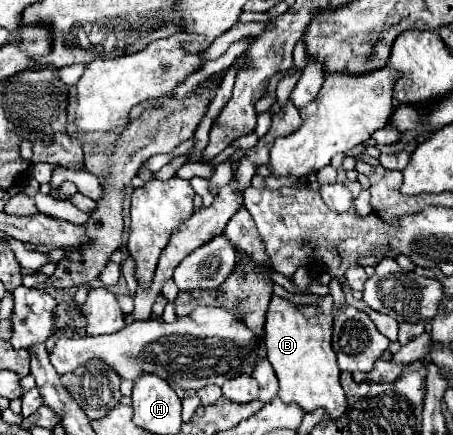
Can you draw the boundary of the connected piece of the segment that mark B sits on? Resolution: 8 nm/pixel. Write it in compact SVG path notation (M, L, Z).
M274 295L270 299L264 323L266 357L272 363L272 369L280 381L278 397L284 403L296 403L304 409L304 413L324 409L326 419L336 419L344 415L348 401L340 385L340 367L336 361L336 353L332 351L334 324L334 317L330 315L330 307L333 307L332 296L324 296L318 307L324 309L324 315L318 315L316 319L306 319L288 299Z

